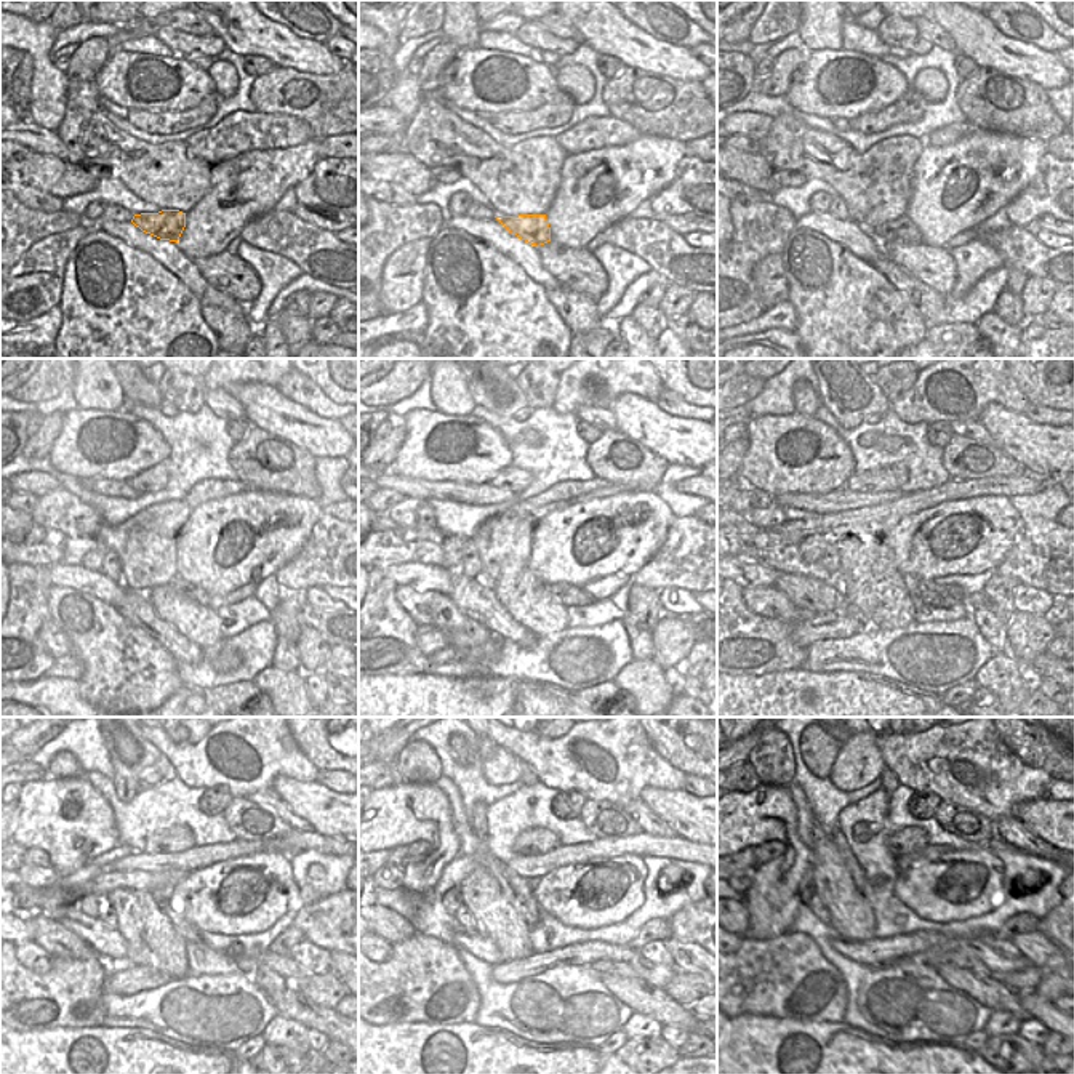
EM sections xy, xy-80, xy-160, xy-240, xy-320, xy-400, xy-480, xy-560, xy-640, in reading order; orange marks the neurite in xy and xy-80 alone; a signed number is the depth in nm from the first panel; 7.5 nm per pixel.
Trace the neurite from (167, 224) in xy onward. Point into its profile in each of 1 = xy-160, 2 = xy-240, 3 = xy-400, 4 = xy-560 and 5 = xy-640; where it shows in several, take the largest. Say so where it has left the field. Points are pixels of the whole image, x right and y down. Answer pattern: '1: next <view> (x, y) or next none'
1: next xy-160 (901, 229)
2: next xy-240 (191, 591)
3: next xy-400 (930, 597)
4: next xy-560 (602, 965)
5: next xy-640 (956, 959)

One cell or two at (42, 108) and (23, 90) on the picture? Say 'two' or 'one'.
two

